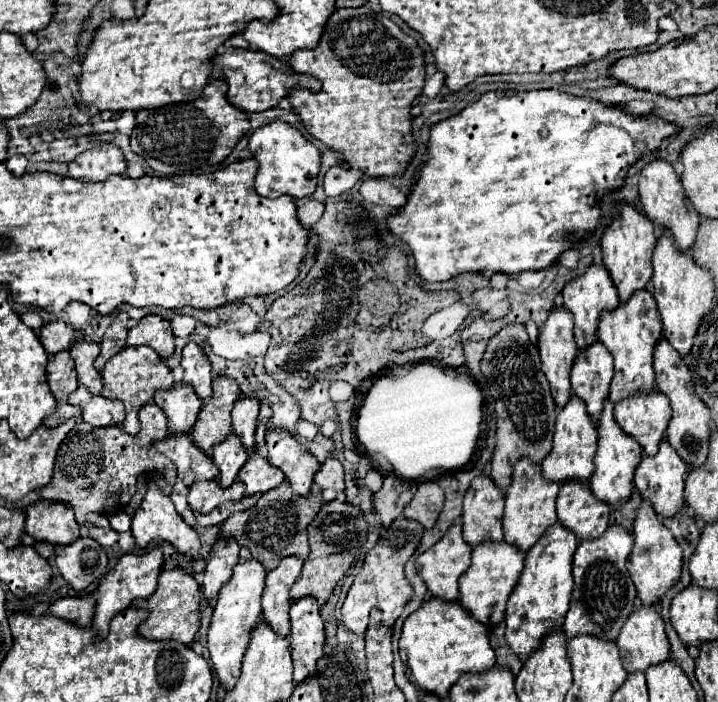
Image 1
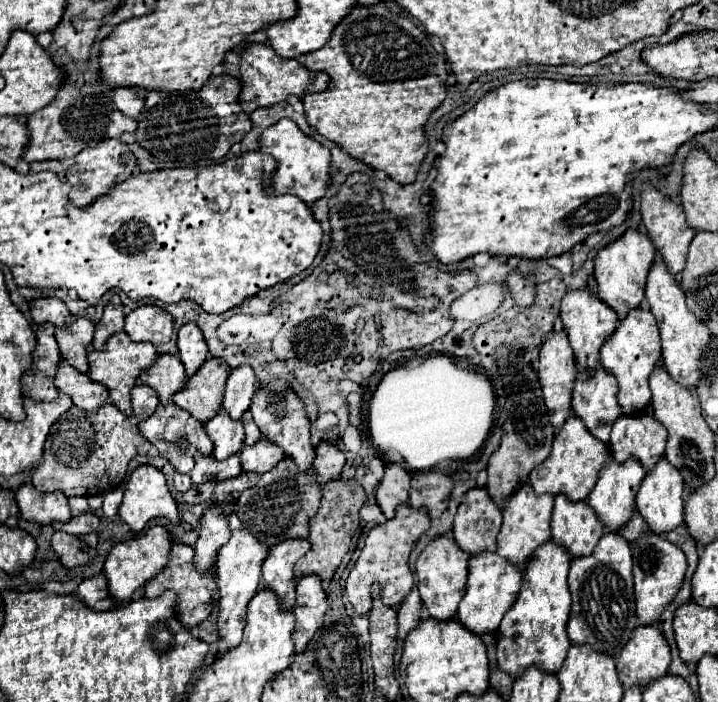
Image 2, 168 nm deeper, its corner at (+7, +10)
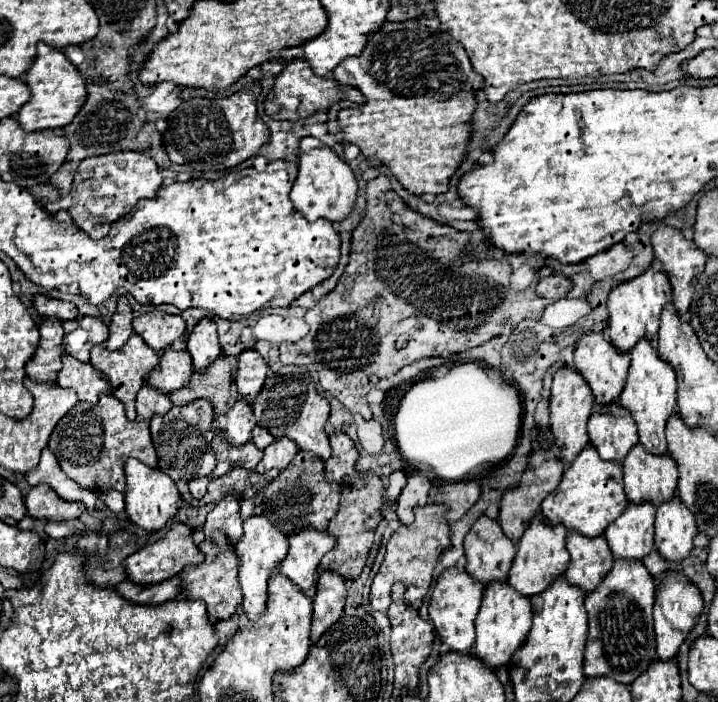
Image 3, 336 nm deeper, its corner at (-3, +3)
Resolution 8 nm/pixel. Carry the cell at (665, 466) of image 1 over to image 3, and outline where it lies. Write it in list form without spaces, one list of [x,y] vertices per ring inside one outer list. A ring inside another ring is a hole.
[[[679,496],[657,506],[655,516],[655,546],[667,560],[681,560],[693,548],[693,536],[697,532],[691,510]]]

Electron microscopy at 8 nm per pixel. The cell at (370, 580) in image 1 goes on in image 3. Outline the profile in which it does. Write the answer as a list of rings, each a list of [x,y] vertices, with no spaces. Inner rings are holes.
[[[427,504],[421,508],[415,508],[415,522],[409,526],[401,526],[389,540],[387,544],[387,552],[385,558],[381,562],[379,572],[373,578],[371,584],[371,594],[369,594],[369,606],[373,610],[379,612],[387,612],[389,604],[391,604],[391,586],[395,582],[403,582],[407,586],[405,592],[405,602],[407,604],[415,604],[419,600],[423,600],[423,596],[427,594],[429,586],[431,586],[431,576],[433,576],[433,568],[437,564],[439,554],[443,552],[443,548],[447,548],[449,544],[449,524],[443,518],[445,514],[445,506],[441,504]]]

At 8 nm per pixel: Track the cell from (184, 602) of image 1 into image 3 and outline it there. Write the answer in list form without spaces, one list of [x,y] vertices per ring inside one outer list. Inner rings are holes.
[[[205,540],[199,544],[199,550],[205,554],[205,560],[197,566],[187,566],[179,578],[181,578],[181,594],[187,600],[203,600],[207,604],[207,614],[213,622],[227,620],[235,614],[237,606],[243,600],[239,582],[237,582],[237,556],[233,548],[227,548],[227,542],[213,542]]]

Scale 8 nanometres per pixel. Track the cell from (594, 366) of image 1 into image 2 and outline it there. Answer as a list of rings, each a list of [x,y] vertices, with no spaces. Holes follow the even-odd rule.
[[[595,369],[593,373],[589,371],[579,371],[577,381],[573,387],[573,413],[581,417],[585,427],[593,437],[597,437],[603,443],[609,443],[609,433],[617,417],[621,415],[621,407],[617,403],[617,381],[613,375],[609,375],[605,369]]]

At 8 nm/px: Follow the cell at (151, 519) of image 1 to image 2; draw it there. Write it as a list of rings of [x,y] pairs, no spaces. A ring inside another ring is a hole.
[[[139,465],[127,479],[125,483],[125,491],[123,491],[123,503],[119,509],[119,517],[131,527],[131,531],[141,533],[151,519],[169,519],[173,523],[179,521],[179,513],[177,513],[177,503],[171,497],[167,483],[165,483],[165,475],[151,467],[151,465]]]

